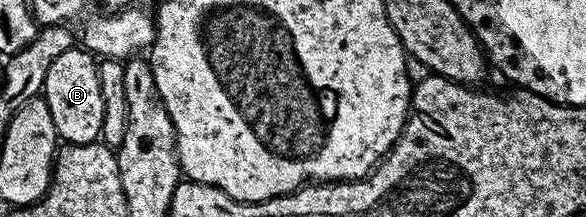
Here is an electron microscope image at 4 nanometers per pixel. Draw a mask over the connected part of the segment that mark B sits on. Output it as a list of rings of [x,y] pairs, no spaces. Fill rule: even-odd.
[[[72,48],[61,52],[53,60],[45,76],[42,98],[49,104],[53,124],[64,143],[76,146],[100,141],[101,120],[105,116],[105,100],[101,98],[99,62],[96,55],[83,48]]]

